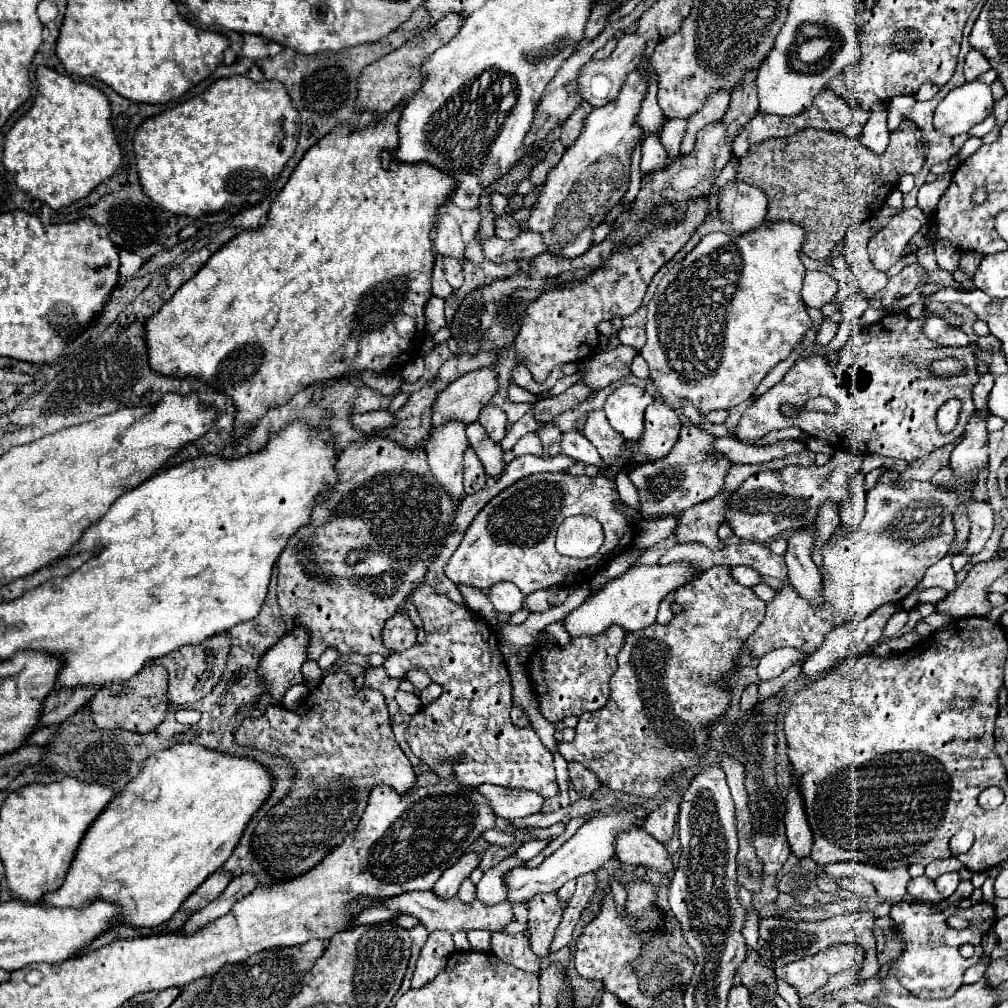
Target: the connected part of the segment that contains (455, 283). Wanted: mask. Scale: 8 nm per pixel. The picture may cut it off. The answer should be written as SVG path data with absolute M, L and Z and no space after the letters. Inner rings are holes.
M443 258L443 272L445 272L445 280L451 284L451 288L459 288L463 284L463 266L457 258Z

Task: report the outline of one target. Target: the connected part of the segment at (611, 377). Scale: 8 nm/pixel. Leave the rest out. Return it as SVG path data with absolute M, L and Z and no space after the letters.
M619 346L615 350L601 350L593 358L589 358L581 368L581 382L591 388L593 392L625 378L631 370L631 360L635 358L637 350L629 346Z

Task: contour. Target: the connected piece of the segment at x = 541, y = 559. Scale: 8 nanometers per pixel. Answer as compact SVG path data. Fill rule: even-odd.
M543 472L543 474L527 476L527 478L511 484L503 492L499 492L477 514L477 518L467 528L461 544L457 546L455 554L449 558L449 562L445 566L445 576L455 584L473 584L475 588L481 588L481 590L487 590L495 582L509 580L523 594L531 594L535 590L543 590L543 588L557 586L557 584L575 586L575 584L589 582L609 560L613 560L617 554L625 552L629 548L629 544L633 542L633 528L615 510L615 504L613 504L615 500L617 500L615 484L613 484L613 480L609 480L603 474L599 474L599 476L571 476L571 474L563 474L563 472L557 472L557 474ZM573 514L591 514L601 522L601 526L605 530L605 542L603 542L601 550L597 554L593 554L591 558L583 558L583 560L567 558L555 550L557 528L561 526L561 522L567 516L573 516Z

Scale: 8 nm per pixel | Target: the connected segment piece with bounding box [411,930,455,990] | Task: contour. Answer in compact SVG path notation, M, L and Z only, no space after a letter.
M433 930L427 936L425 946L421 948L421 954L417 958L417 968L411 978L411 988L423 988L433 978L437 978L439 972L445 970L445 964L449 956L455 952L451 934L445 930Z

